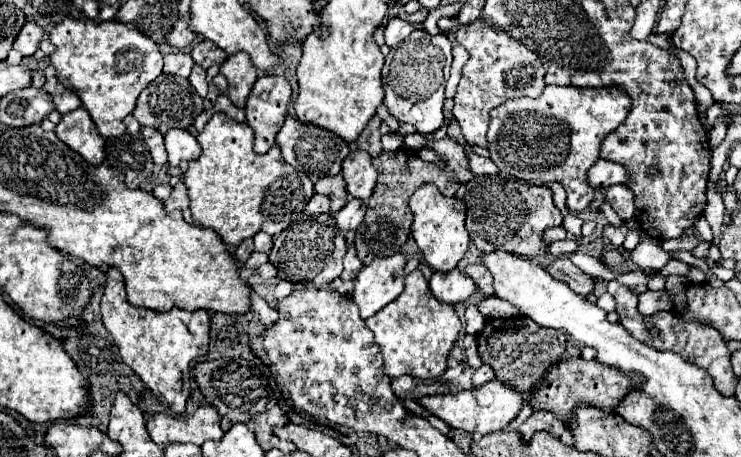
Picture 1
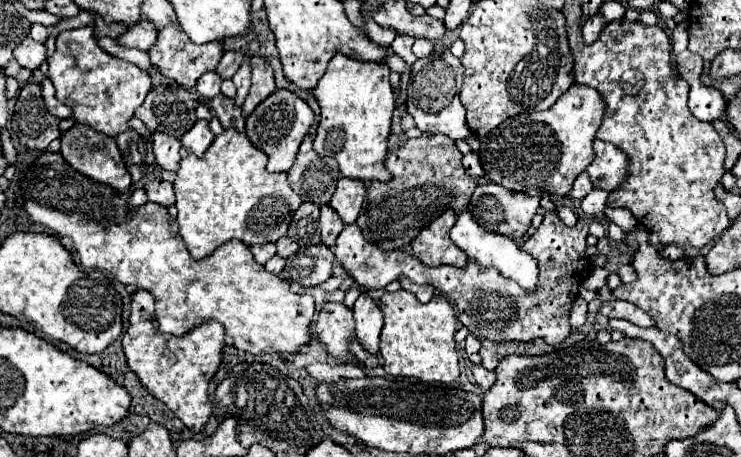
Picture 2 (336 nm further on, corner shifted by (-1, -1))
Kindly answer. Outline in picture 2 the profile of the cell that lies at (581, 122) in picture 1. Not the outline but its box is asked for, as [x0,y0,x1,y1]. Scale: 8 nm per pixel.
[480,83,606,195]

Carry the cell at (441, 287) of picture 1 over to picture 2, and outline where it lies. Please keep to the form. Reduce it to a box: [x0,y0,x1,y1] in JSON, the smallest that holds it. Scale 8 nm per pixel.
[412,285,434,303]

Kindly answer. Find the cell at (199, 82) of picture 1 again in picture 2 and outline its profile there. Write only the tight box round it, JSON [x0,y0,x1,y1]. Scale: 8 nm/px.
[208,93,244,131]

